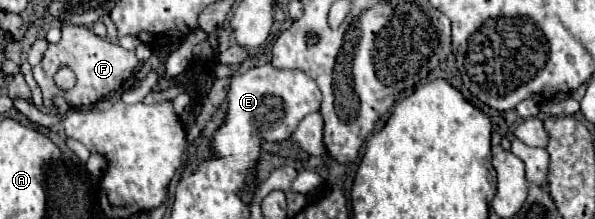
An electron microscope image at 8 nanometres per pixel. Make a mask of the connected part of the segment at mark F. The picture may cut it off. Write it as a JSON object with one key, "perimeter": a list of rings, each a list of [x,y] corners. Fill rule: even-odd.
{"perimeter":[[[64,26],[62,28],[62,38],[58,44],[52,44],[42,62],[38,66],[34,66],[34,80],[38,82],[42,96],[44,96],[44,106],[46,108],[54,108],[54,98],[60,96],[66,100],[66,104],[70,106],[70,110],[78,110],[78,108],[88,108],[92,104],[96,104],[102,96],[106,96],[108,92],[116,90],[122,86],[124,80],[128,80],[132,76],[132,72],[138,66],[138,58],[132,50],[124,50],[118,44],[112,44],[100,36],[96,36],[92,30],[88,30],[86,26]],[[68,66],[74,70],[78,82],[72,90],[60,90],[54,84],[54,74],[62,68]]]}

